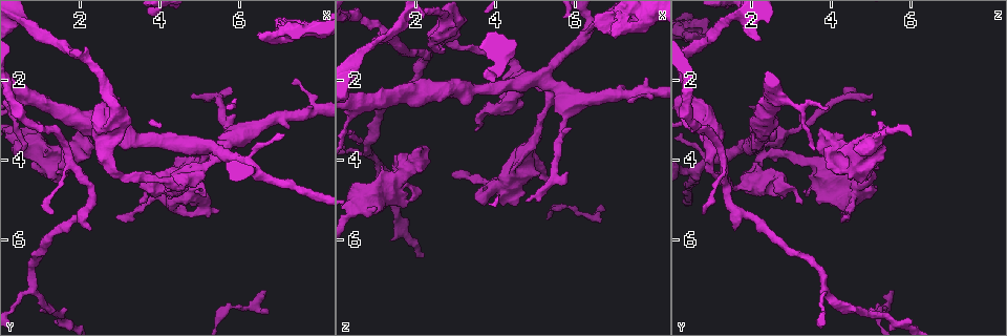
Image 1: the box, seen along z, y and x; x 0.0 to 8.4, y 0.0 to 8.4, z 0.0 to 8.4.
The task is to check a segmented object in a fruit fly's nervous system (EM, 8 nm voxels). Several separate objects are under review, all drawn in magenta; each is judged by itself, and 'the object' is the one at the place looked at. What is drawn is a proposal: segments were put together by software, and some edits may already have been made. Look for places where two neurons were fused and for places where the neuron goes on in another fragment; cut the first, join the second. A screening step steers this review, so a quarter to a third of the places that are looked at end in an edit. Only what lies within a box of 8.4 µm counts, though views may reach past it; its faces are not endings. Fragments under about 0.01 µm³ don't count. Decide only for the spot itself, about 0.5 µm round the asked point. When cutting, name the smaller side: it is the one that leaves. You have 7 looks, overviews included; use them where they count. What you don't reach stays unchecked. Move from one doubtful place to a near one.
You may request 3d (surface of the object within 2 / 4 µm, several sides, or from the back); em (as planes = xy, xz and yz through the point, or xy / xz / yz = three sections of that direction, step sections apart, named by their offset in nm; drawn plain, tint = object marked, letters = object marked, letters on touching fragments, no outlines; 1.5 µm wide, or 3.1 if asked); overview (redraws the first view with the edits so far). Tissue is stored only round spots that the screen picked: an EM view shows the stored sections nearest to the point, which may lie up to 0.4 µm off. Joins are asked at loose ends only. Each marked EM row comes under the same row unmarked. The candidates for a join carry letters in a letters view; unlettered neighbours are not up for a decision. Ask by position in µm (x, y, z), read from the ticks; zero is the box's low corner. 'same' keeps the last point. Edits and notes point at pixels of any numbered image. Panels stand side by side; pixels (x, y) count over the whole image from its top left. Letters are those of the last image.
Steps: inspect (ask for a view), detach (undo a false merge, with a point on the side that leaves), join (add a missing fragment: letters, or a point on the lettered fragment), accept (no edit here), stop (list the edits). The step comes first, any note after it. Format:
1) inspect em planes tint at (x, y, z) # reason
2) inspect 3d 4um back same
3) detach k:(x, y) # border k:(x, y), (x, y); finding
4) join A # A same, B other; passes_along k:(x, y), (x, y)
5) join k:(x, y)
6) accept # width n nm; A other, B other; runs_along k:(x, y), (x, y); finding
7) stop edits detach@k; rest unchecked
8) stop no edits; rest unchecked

inspect 3d 4um at (4.25, 4.95, 2.85) # branch stops here

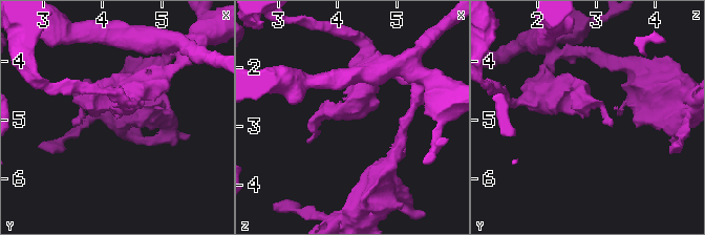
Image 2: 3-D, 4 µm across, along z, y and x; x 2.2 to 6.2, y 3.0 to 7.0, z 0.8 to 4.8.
inspect em xz step 8 tint at (4.20, 4.90, 2.80)

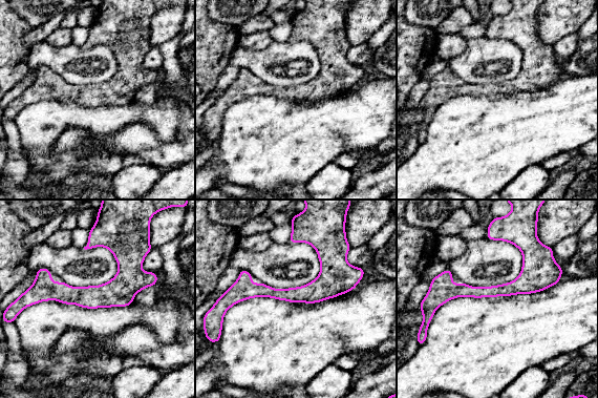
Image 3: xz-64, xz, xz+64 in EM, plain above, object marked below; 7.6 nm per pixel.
inspect em planes letters same # cut it another way

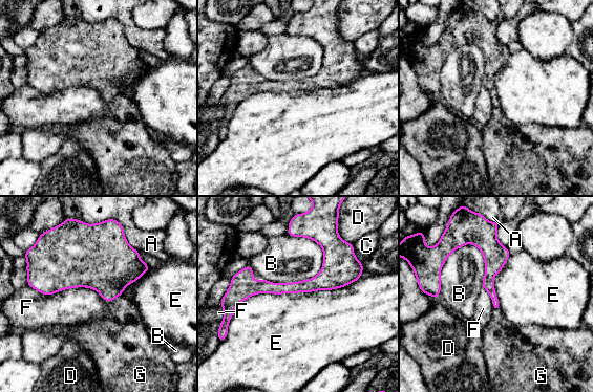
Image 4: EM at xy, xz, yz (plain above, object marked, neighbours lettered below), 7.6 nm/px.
accept # A other, B other, C other, D other, E other, F other, G other; border 4:(360, 277), (257, 292), (231, 319); none of them fits

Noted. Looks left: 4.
inspect 3d 4um at (4.55, 4.60, 5.05) # thick end

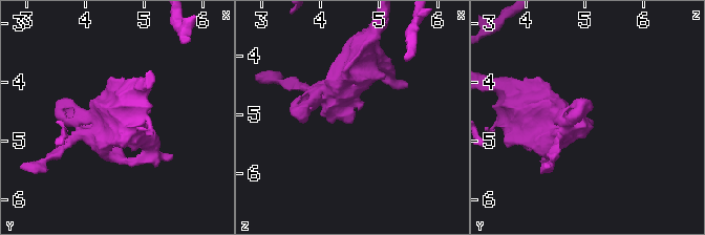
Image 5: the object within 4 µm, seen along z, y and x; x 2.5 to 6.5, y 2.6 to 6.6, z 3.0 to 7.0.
inspect em planes letters at (4.55, 4.65, 5.05) # arm_widths 180, 550 nm; now the EM

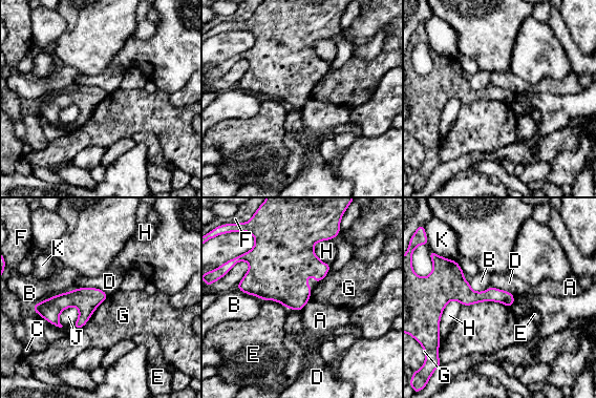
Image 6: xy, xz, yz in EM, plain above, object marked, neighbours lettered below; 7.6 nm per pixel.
accept # A other, B other, C other, D other, E other, F other, G other, H other, J other, K other; runs_along 6:(441, 290), (511, 301); none of them fits

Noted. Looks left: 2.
inspect em yz step 4 letters at (1.00, 3.05, 5.20) # branch stops here

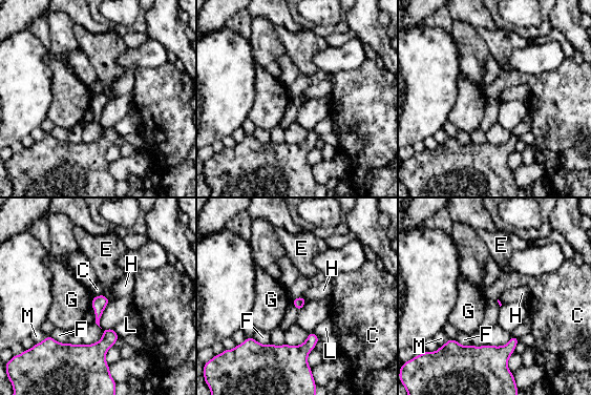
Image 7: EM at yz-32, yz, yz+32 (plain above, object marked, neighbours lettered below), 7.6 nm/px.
inspect em planes letters same # another direction

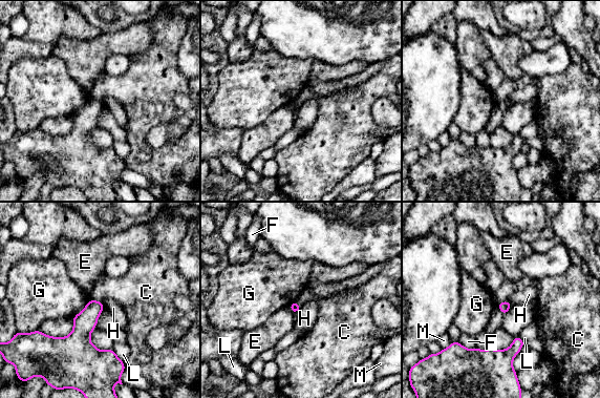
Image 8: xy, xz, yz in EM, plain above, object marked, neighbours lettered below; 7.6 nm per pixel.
accept # C other, E other, F other, G other, H other, L other, M other; none of them fits

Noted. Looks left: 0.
stop no edits; rest unchecked

